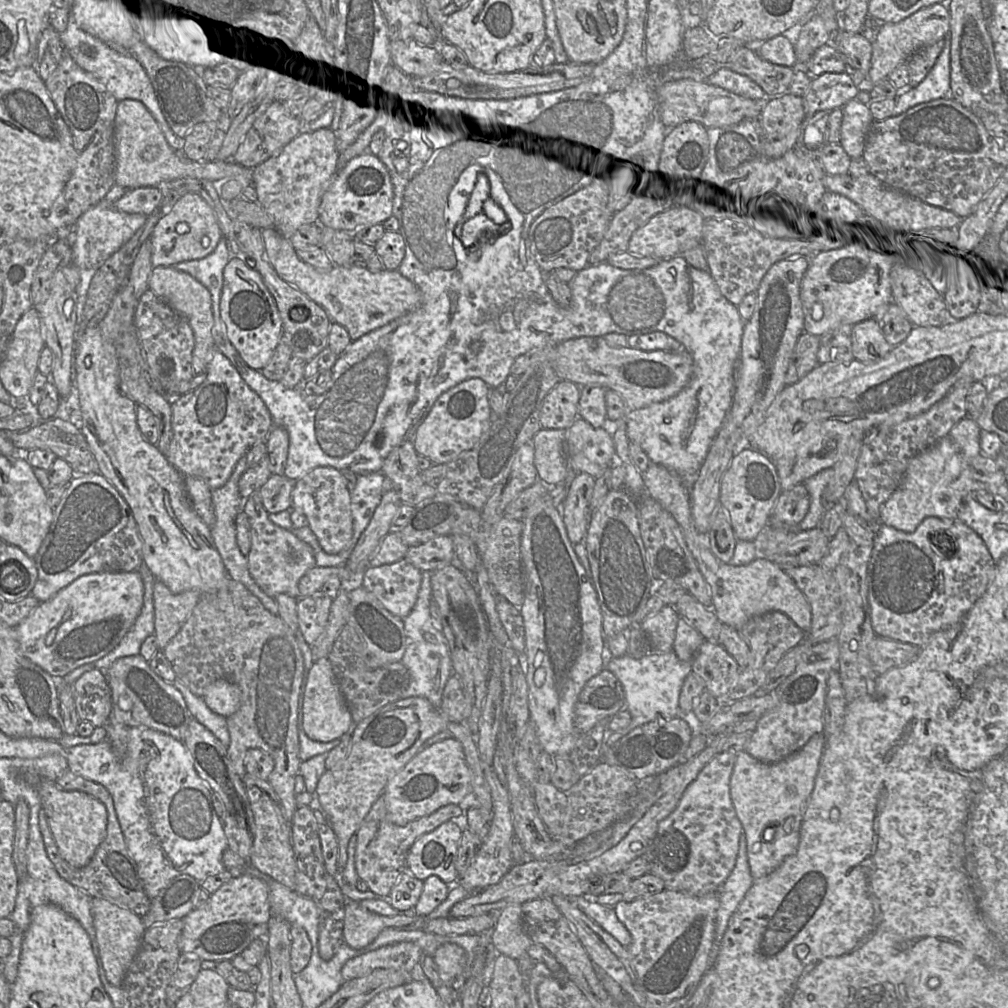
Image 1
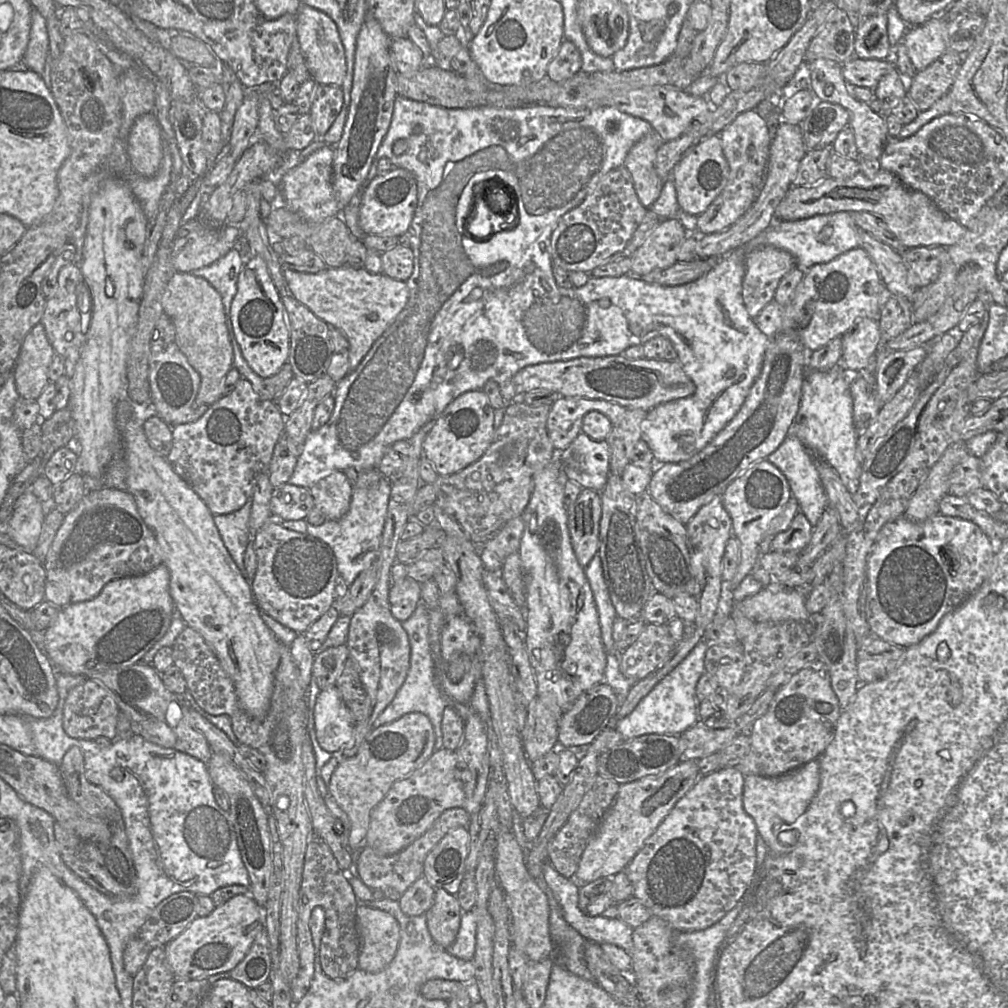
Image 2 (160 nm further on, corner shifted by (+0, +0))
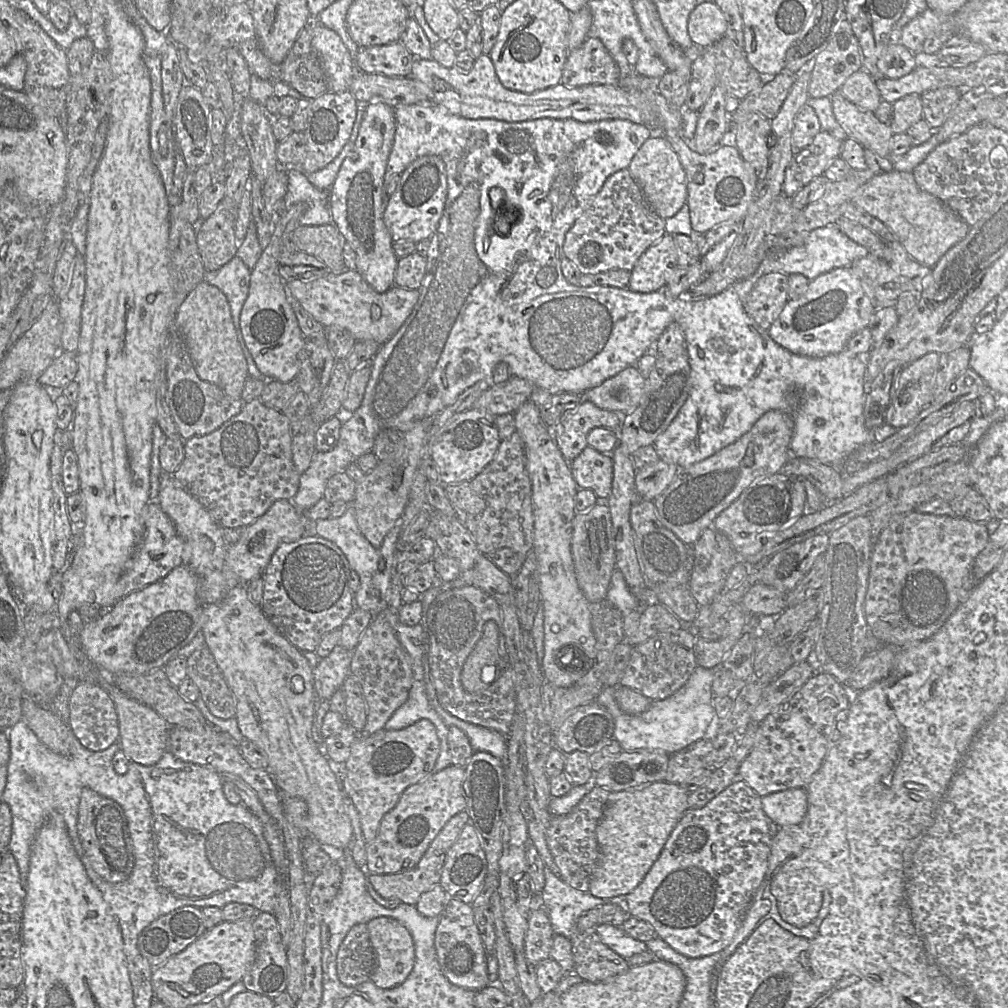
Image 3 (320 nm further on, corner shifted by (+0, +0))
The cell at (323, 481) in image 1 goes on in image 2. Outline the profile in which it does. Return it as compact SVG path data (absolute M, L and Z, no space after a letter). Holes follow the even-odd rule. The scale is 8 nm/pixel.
M336 471L309 488L315 503L327 520L339 520L350 508L353 488L343 471Z

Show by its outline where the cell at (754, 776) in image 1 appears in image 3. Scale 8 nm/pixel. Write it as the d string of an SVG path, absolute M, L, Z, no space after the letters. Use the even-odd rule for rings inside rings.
M793 788L761 797L766 816L779 827L802 822L808 810L807 788Z

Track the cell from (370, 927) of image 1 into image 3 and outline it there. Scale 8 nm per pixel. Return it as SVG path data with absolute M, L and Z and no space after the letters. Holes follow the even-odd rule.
M386 916L374 918L366 925L375 952L375 969L370 980L384 989L402 984L411 973L415 963L415 945L410 932L399 921Z

